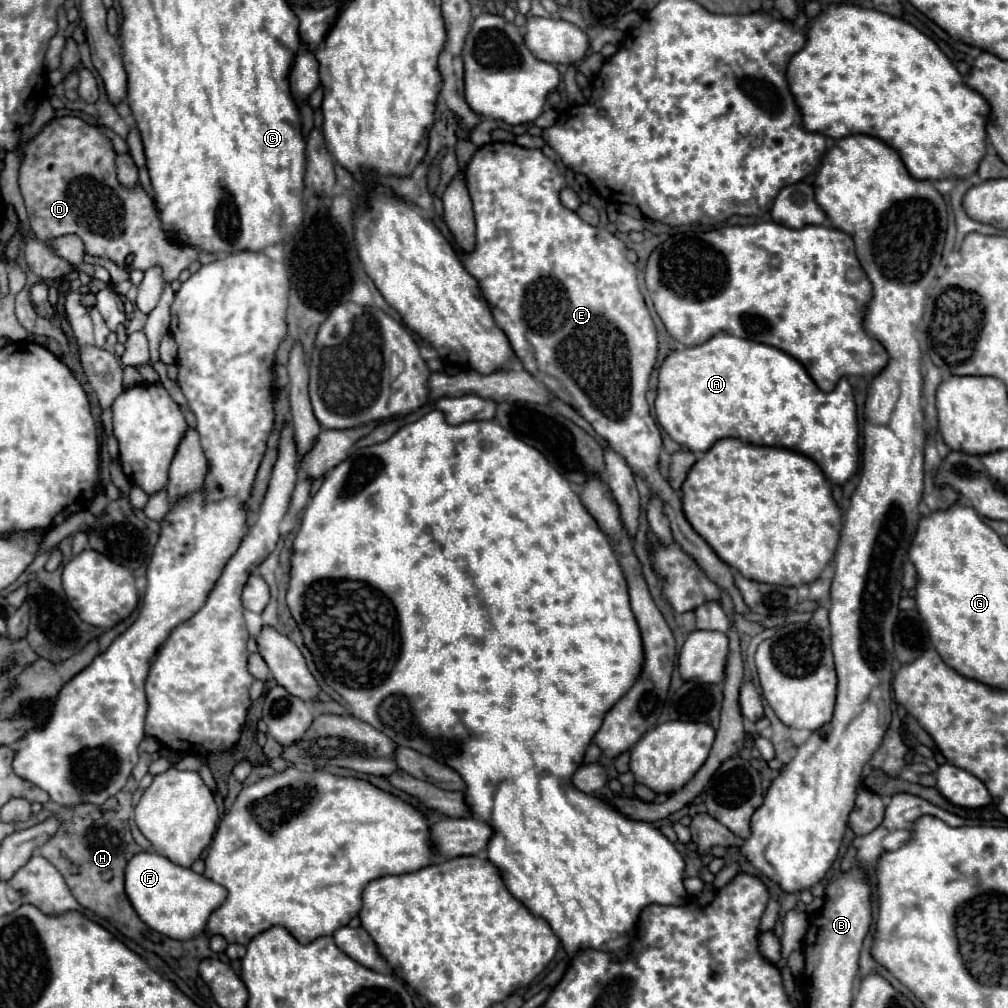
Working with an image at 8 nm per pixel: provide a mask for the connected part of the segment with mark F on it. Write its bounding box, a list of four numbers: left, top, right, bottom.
[125,853,227,941]

